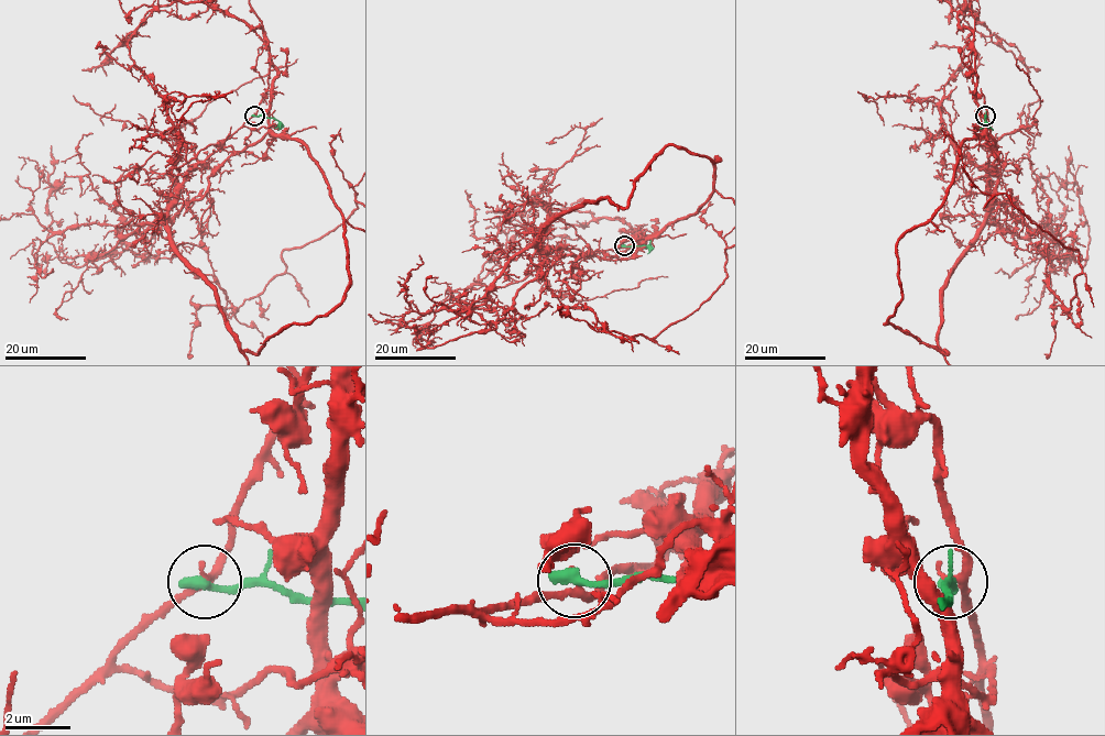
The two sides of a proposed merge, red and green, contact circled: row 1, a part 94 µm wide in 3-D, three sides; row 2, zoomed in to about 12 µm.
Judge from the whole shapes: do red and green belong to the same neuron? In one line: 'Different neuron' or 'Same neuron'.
Different neuron

